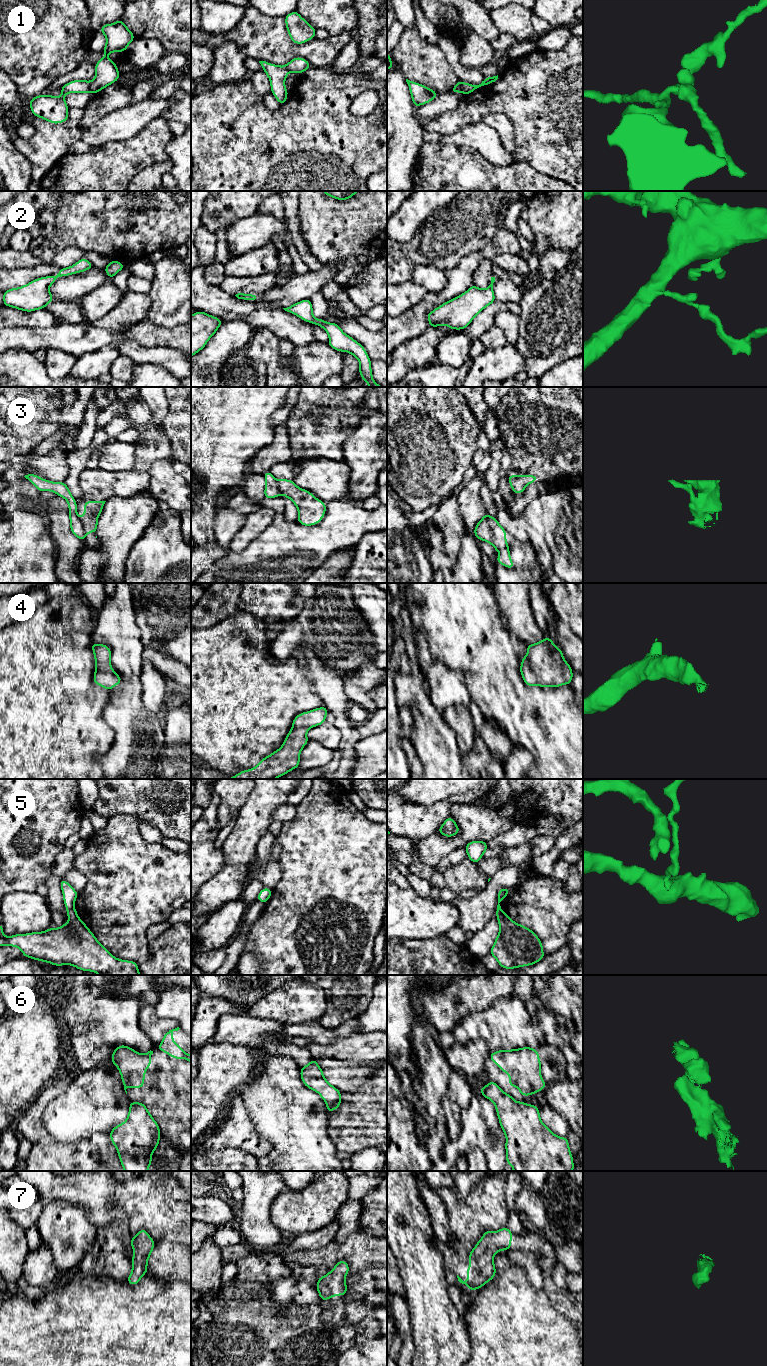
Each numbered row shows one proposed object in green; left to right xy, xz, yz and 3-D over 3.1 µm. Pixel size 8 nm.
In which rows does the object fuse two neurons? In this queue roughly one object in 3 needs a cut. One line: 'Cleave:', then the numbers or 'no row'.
Cleave: 1, 3, 6

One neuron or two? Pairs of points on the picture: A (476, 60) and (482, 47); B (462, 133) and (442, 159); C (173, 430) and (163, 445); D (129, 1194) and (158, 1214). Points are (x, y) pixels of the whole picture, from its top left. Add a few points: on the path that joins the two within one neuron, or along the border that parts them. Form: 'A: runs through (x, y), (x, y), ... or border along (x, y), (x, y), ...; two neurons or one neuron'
A: runs through (476, 57), (476, 53), (479, 50); one neuron
B: border along (438, 141), (453, 143), (458, 147); two neurons
C: border along (164, 432), (170, 443), (172, 454); two neurons
D: runs through (136, 1201), (140, 1202), (151, 1213); one neuron

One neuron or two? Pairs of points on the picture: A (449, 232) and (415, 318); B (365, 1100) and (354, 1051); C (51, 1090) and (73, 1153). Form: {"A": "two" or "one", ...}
{"A": "two", "B": "two", "C": "one"}

